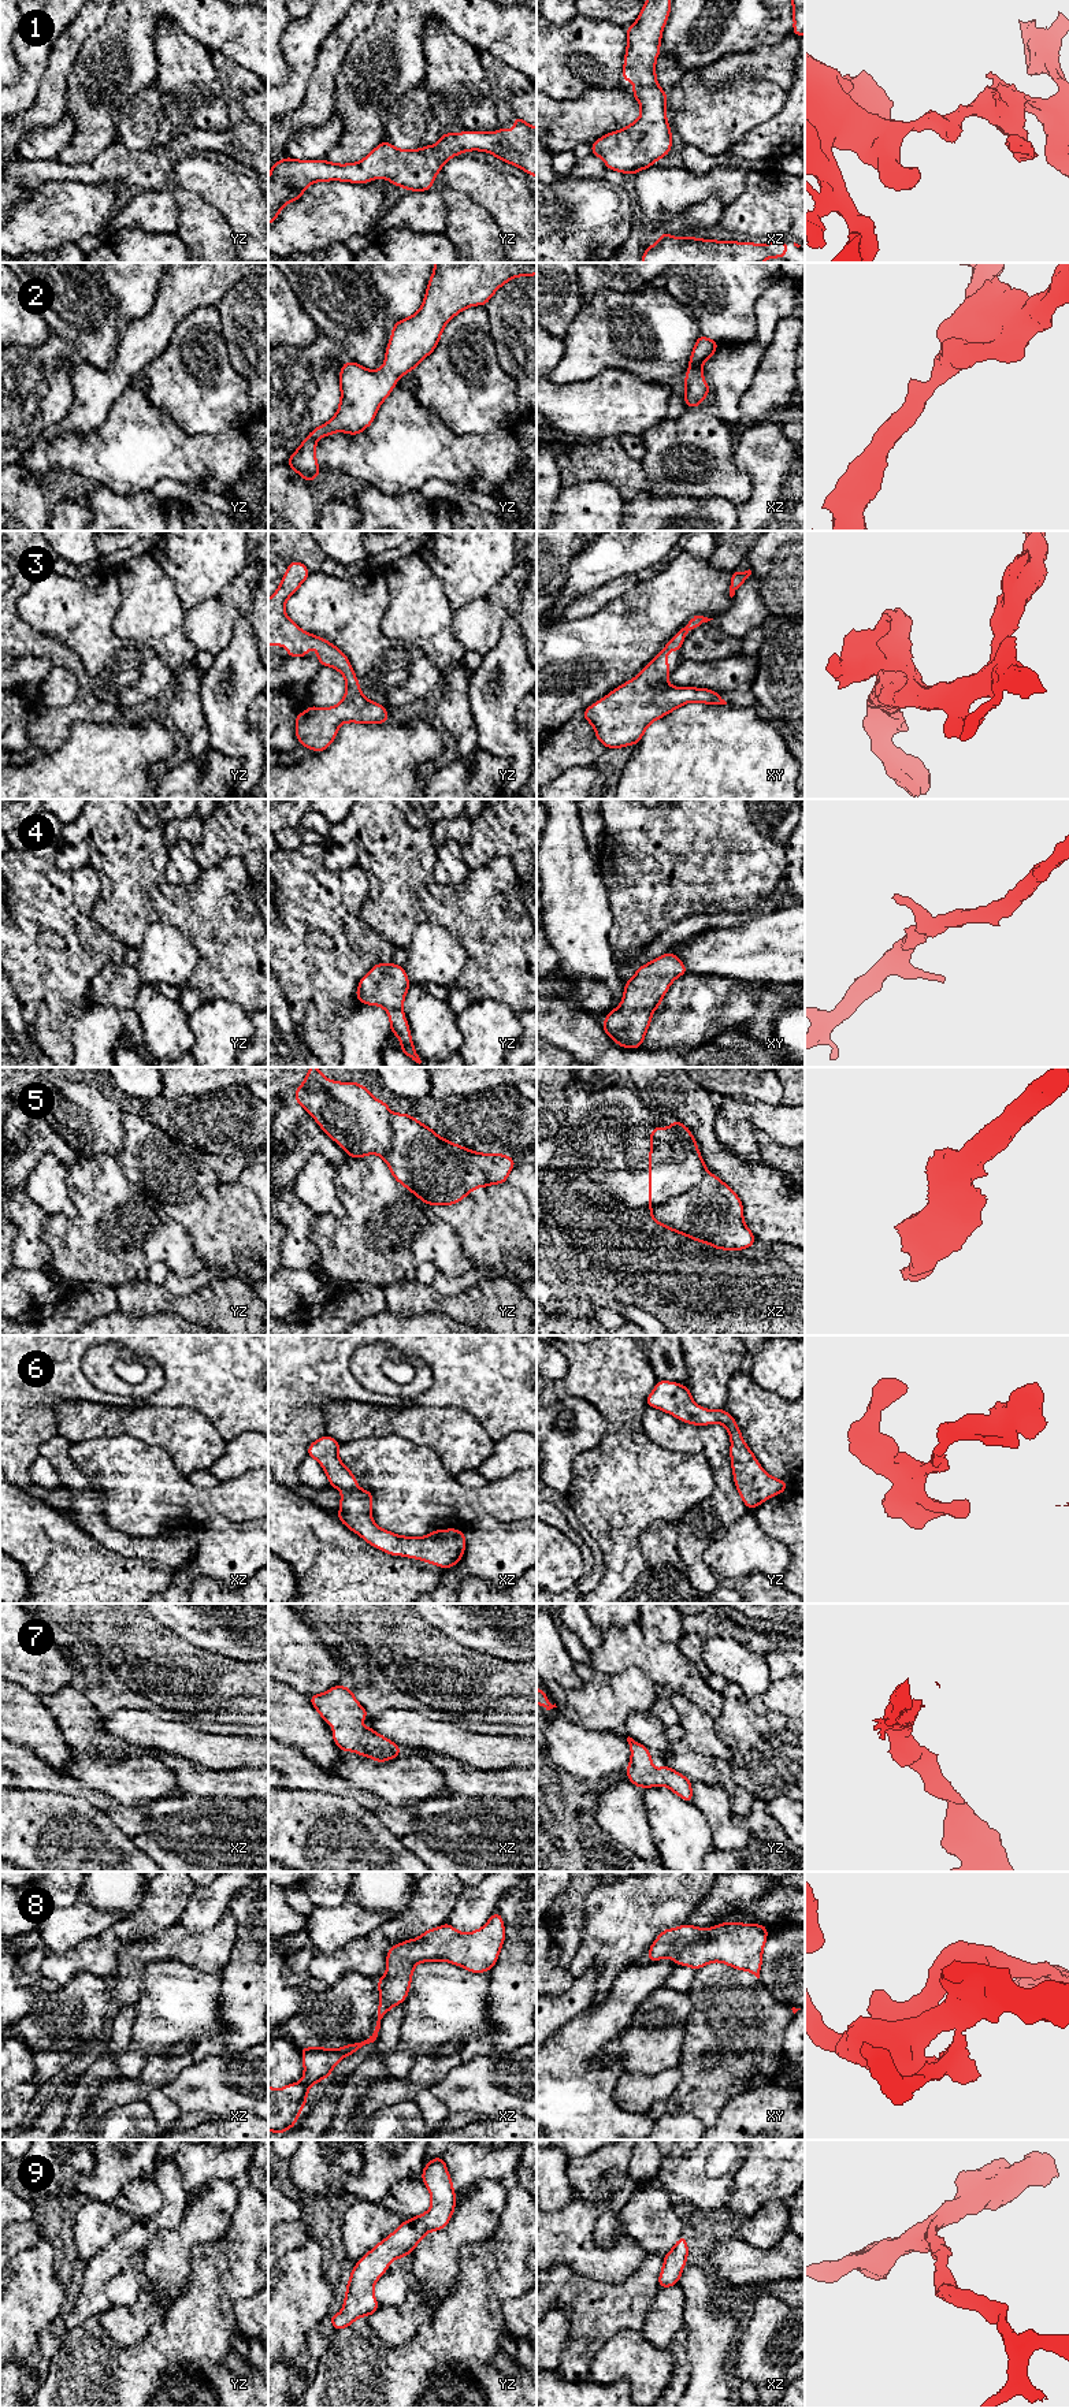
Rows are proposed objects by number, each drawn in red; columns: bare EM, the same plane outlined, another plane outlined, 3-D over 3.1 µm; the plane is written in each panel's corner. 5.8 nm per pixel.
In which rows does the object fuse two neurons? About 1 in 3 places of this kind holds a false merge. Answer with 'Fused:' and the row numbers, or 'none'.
Fused: 5

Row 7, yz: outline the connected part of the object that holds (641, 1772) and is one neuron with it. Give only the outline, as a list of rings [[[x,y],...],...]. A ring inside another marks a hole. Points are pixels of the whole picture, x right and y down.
[[[630,1736],[627,1738],[627,1742],[631,1747],[631,1761],[624,1770],[635,1787],[650,1788],[667,1785],[687,1803],[693,1803],[693,1783],[686,1776],[667,1765],[661,1765],[657,1772],[652,1764],[650,1751]]]

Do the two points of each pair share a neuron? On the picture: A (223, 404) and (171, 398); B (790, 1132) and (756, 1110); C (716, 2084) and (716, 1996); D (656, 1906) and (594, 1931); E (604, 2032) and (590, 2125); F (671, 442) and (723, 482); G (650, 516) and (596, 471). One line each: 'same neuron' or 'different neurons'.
A: same neuron
B: same neuron
C: same neuron
D: same neuron
E: same neuron
F: same neuron
G: different neurons

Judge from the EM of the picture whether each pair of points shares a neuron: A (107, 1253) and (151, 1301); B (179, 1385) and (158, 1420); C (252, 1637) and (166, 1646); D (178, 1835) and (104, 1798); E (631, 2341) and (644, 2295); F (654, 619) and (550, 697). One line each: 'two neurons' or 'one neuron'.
A: two neurons
B: two neurons
C: two neurons
D: one neuron
E: two neurons
F: one neuron

